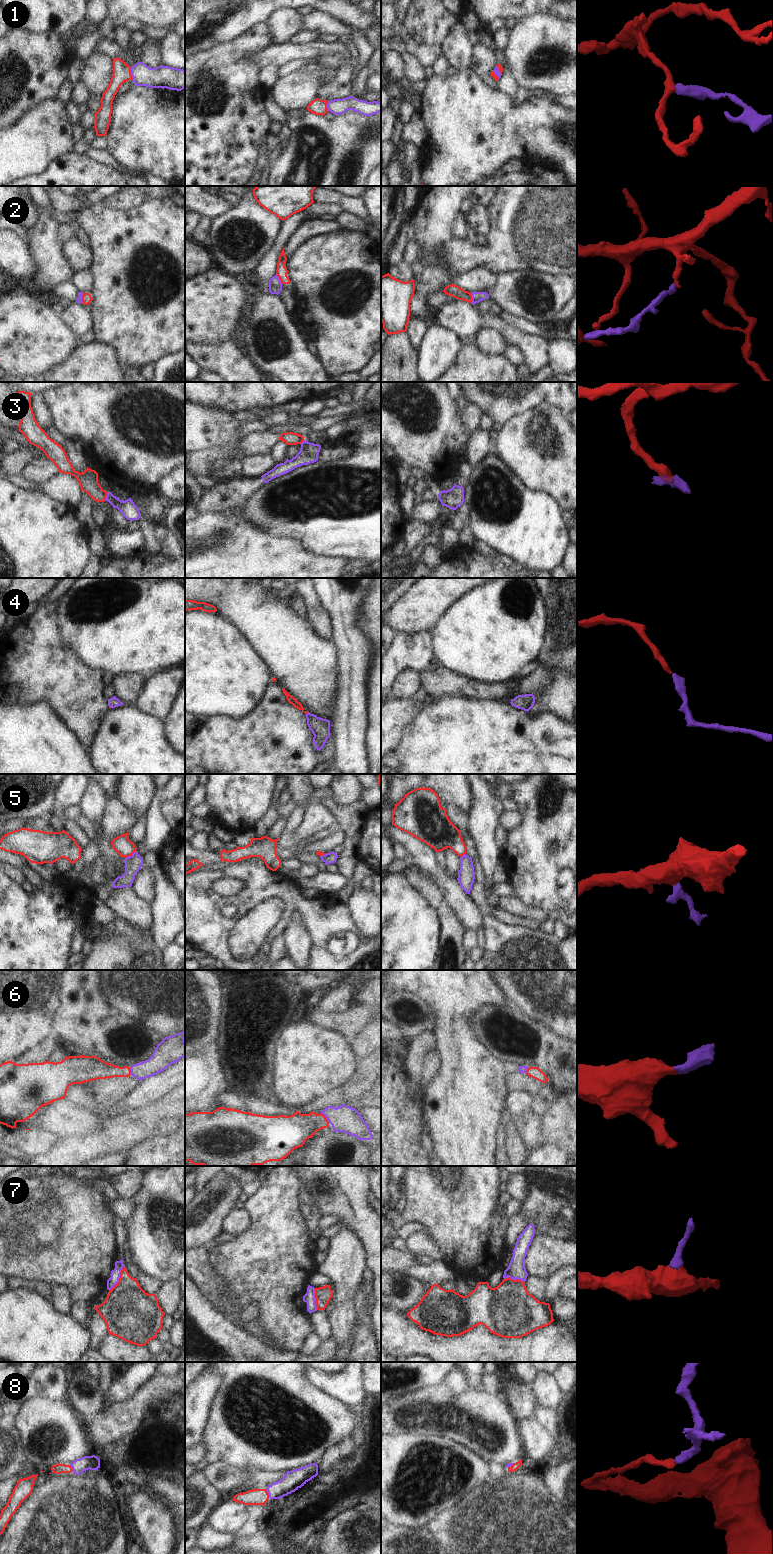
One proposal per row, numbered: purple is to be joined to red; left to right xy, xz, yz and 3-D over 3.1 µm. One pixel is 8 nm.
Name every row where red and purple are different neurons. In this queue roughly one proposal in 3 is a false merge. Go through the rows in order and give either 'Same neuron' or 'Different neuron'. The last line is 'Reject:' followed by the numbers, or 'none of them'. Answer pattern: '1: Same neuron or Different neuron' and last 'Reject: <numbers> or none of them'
1: Same neuron
2: Different neuron
3: Different neuron
4: Same neuron
5: Different neuron
6: Same neuron
7: Different neuron
8: Same neuron
Reject: 2, 3, 5, 7.

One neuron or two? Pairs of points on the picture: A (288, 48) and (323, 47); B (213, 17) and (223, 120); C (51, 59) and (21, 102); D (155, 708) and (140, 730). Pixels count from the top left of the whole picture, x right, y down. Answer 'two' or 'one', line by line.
A: one
B: two
C: one
D: two

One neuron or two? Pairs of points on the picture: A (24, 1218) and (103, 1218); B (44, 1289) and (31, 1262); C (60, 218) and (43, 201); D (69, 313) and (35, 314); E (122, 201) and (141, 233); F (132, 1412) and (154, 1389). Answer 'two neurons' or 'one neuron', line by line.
A: one neuron
B: two neurons
C: one neuron
D: two neurons
E: two neurons
F: one neuron

